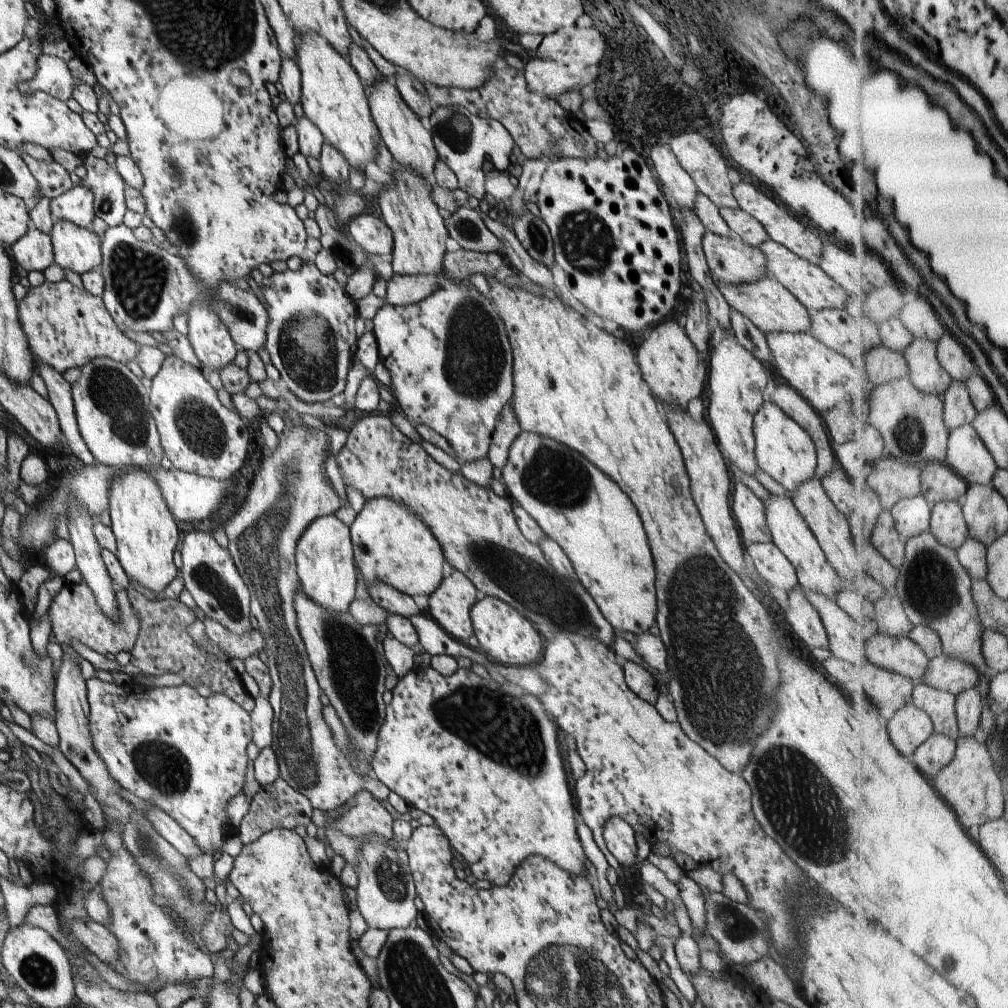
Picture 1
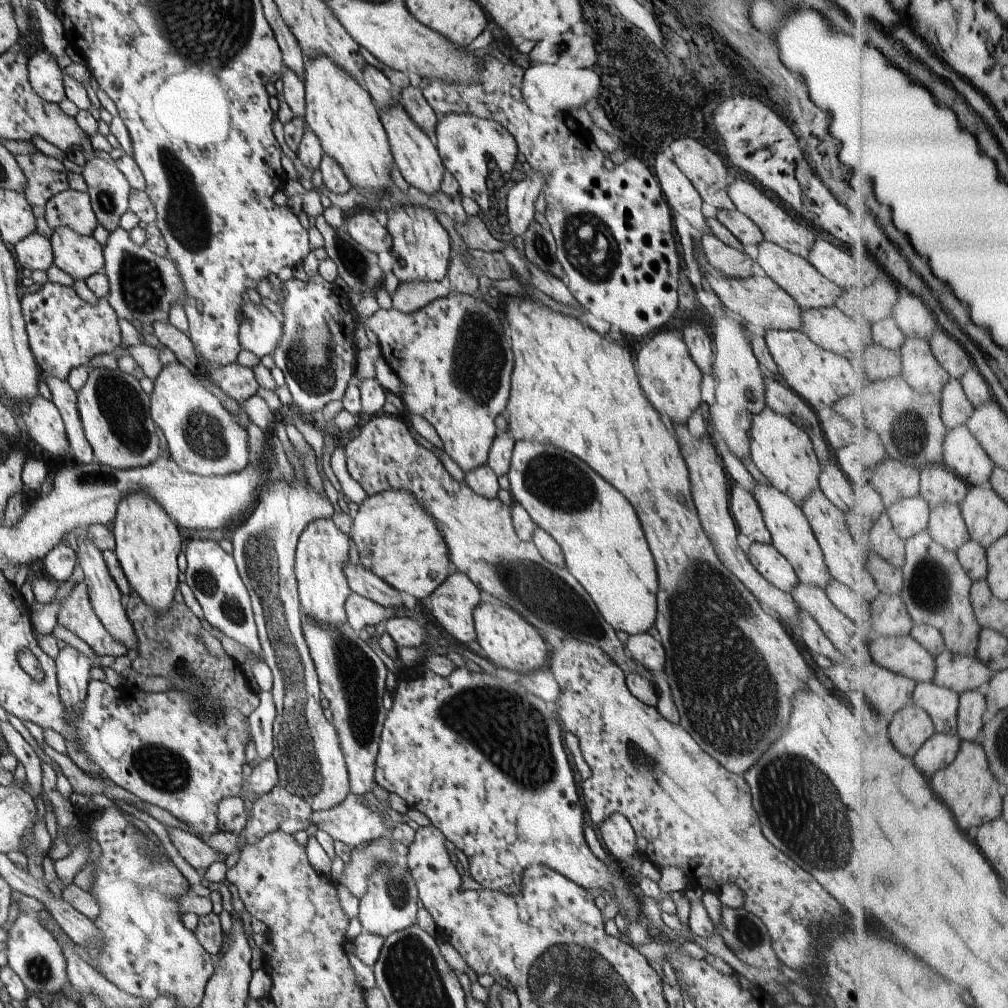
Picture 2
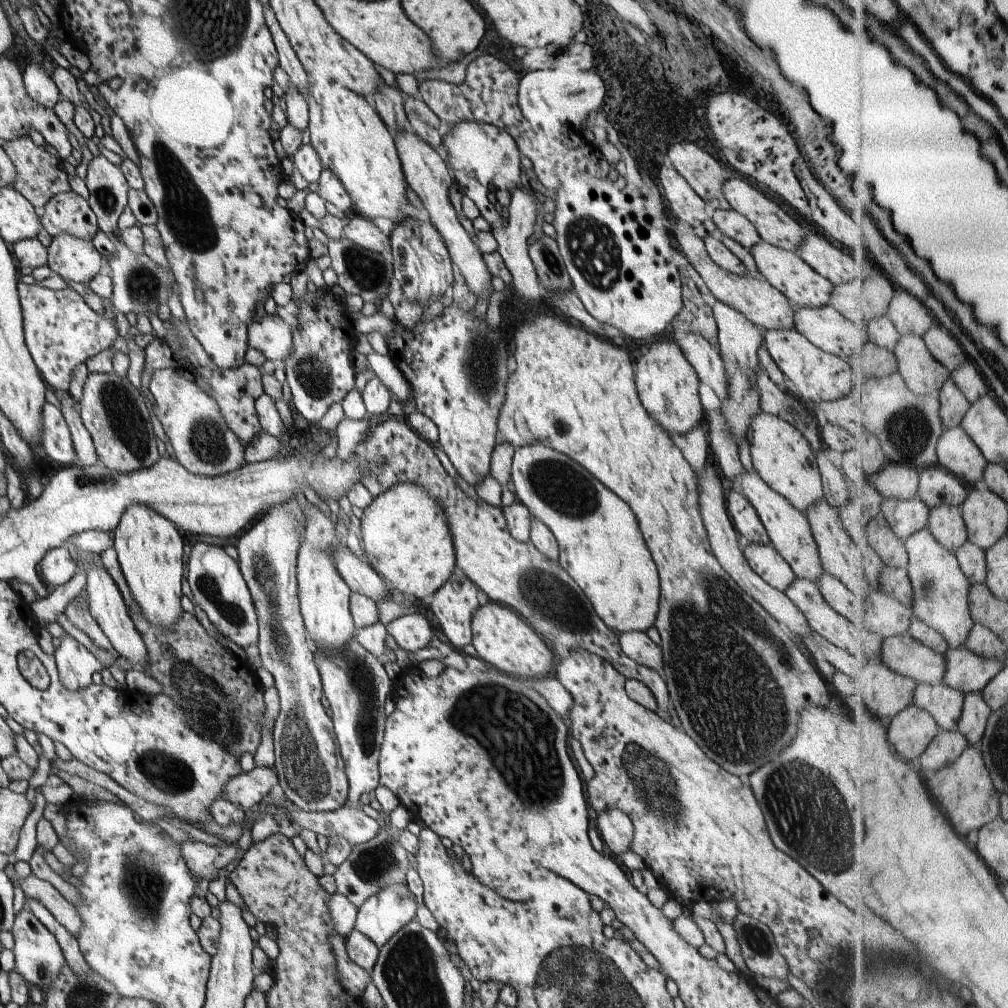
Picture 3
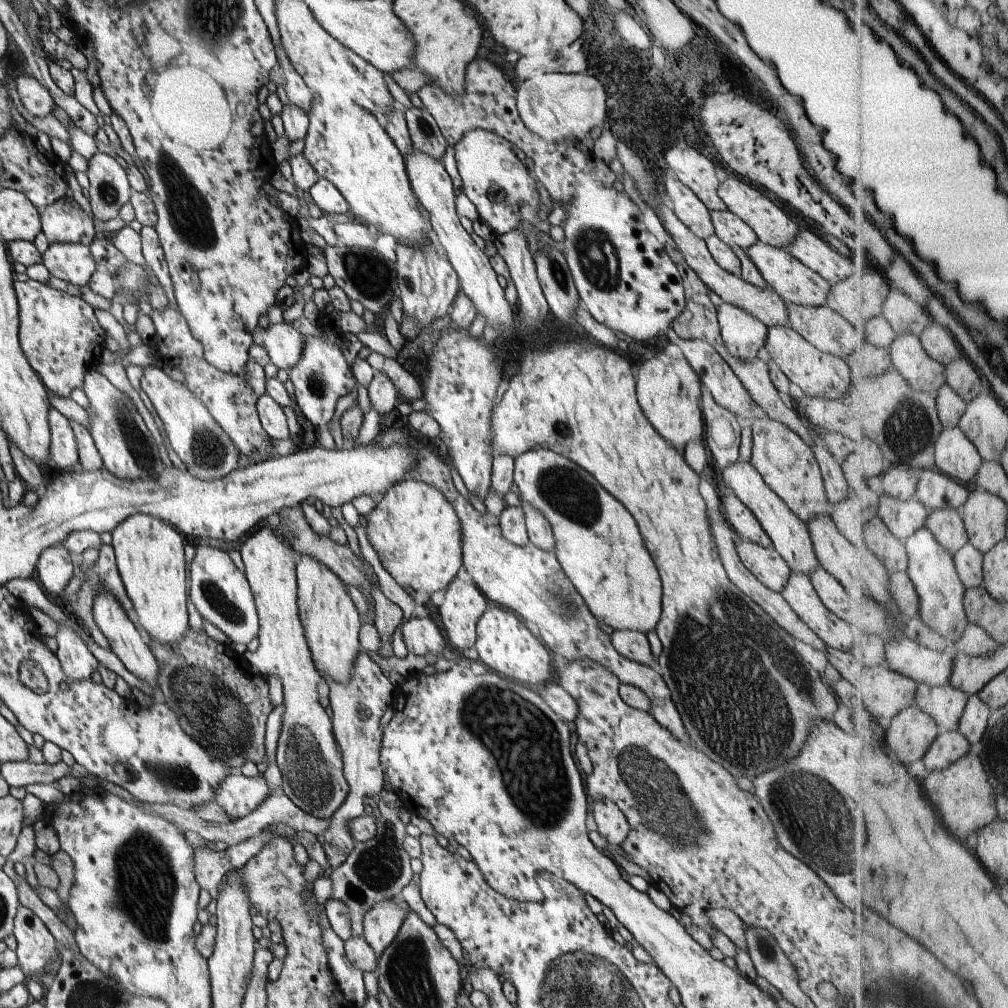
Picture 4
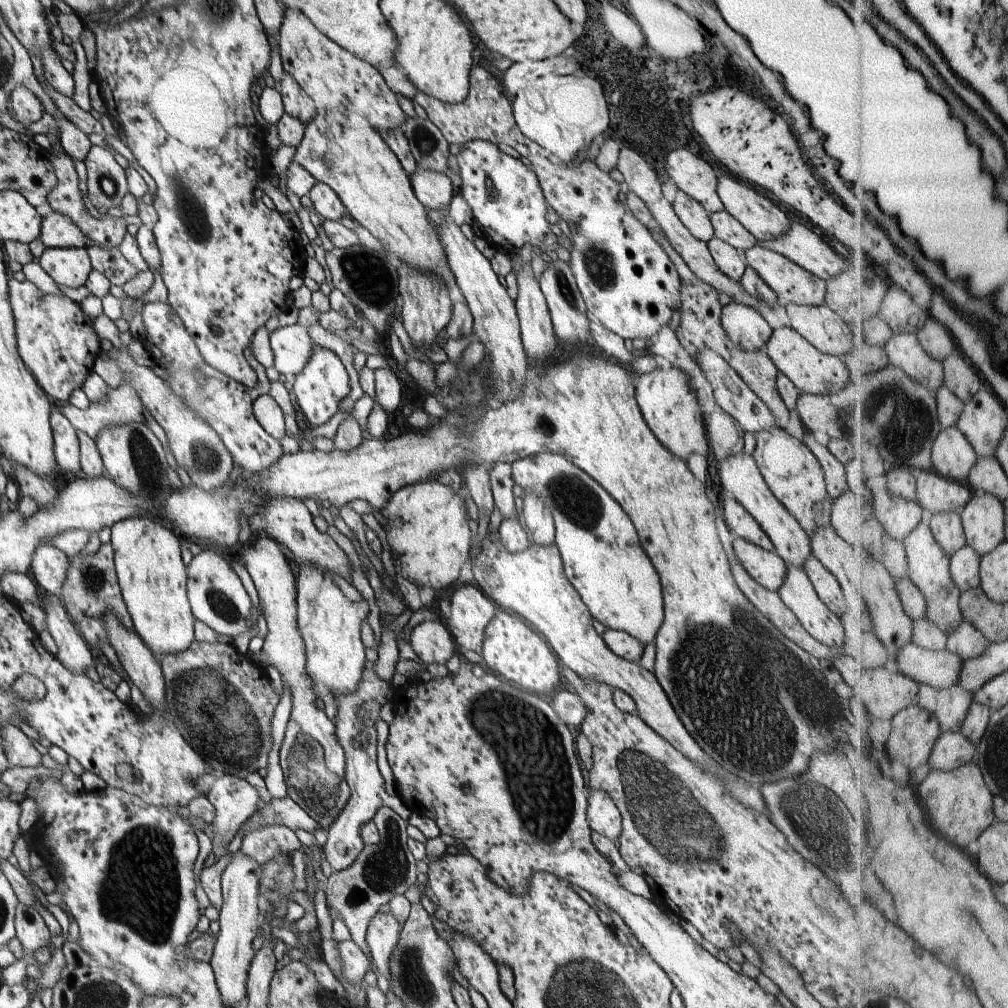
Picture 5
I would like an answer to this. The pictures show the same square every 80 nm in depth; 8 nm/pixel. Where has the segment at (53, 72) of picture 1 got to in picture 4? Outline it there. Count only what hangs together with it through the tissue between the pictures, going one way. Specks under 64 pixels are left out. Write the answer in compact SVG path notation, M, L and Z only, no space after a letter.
M30 71L16 78L15 93L34 116L44 117L56 107L50 91Z

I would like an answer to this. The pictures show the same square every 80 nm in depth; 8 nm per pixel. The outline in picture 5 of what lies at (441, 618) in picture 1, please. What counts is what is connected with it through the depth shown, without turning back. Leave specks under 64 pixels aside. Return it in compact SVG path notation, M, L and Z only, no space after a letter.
M457 583L448 592L450 616L448 630L460 650L474 650L481 655L484 629L498 606L476 583Z

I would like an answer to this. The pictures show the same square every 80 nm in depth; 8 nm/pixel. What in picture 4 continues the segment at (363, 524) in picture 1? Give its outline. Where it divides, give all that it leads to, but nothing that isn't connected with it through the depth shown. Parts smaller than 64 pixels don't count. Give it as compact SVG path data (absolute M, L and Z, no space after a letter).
M408 479L392 485L367 514L367 537L384 570L403 589L432 594L444 590L462 564L462 533L453 506L436 487Z

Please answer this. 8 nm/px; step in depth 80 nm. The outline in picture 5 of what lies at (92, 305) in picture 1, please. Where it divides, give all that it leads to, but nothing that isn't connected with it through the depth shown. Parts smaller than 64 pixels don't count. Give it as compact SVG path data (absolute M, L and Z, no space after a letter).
M13 278L9 283L9 295L11 296L13 315L17 320L17 335L23 361L52 402L68 400L74 390L82 388L87 374L92 371L94 361L102 351L101 340L92 327L94 318L88 317L79 303L68 296L45 293L28 280L21 282Z

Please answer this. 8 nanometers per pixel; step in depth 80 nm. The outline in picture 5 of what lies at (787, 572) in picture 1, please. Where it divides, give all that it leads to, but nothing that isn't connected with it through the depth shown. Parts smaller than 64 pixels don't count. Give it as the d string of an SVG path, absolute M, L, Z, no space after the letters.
M742 537L733 540L733 548L735 555L754 580L768 590L779 590L786 576L787 564L776 551L764 550Z

